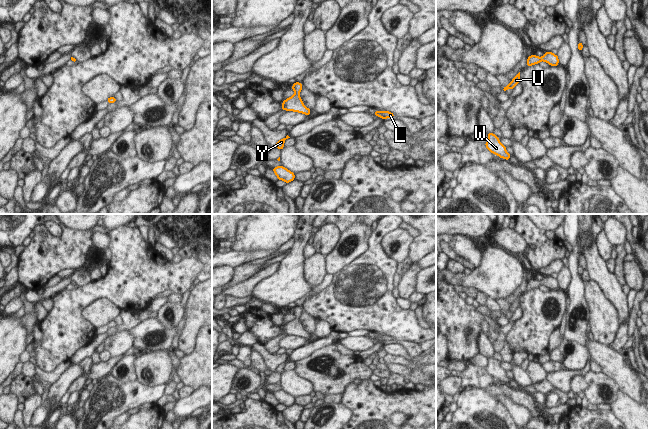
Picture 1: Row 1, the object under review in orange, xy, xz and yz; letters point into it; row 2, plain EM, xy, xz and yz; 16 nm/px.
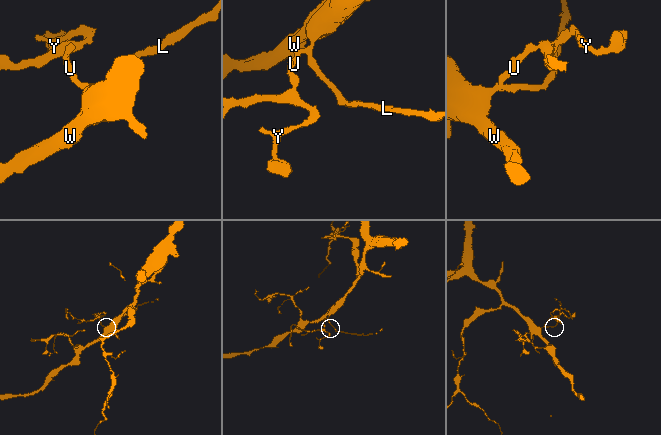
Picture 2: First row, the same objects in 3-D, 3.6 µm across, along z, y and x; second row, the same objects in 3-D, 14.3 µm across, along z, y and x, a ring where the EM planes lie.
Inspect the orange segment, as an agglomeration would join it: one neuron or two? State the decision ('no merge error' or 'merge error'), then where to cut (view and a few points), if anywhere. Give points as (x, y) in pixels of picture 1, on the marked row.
no merge error; cut none

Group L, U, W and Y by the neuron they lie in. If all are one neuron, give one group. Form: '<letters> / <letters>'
L U W Y

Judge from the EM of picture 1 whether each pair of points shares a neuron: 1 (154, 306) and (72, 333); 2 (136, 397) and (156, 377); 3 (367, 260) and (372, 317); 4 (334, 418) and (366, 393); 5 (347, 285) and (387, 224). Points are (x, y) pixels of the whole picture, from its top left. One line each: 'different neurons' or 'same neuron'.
1: different neurons
2: different neurons
3: same neuron
4: different neurons
5: same neuron

